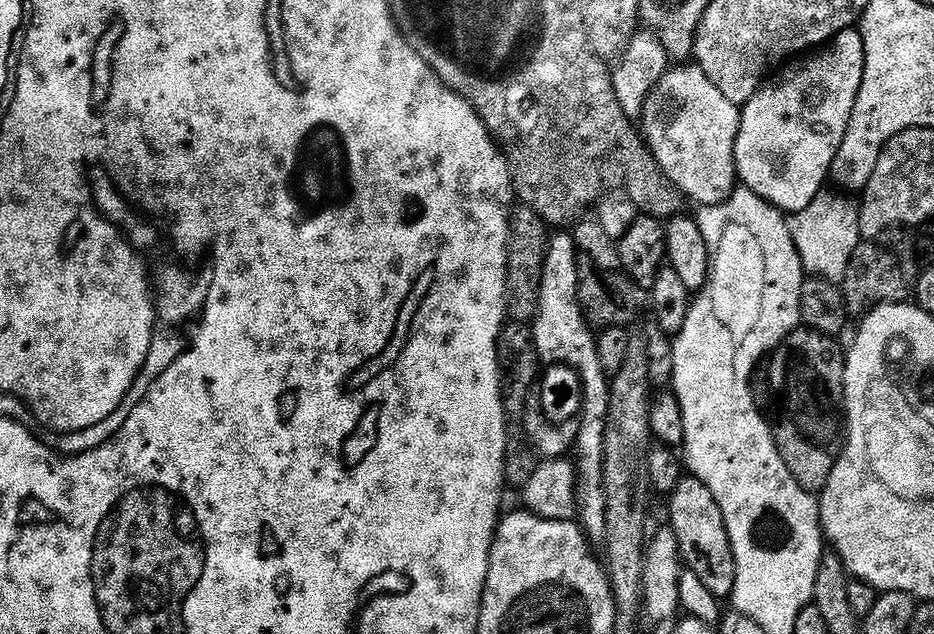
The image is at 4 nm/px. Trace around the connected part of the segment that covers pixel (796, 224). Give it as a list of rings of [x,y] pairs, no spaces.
[[[821,194],[806,210],[791,217],[788,229],[805,273],[829,282],[843,281],[850,258],[862,242],[857,213],[844,200]]]

